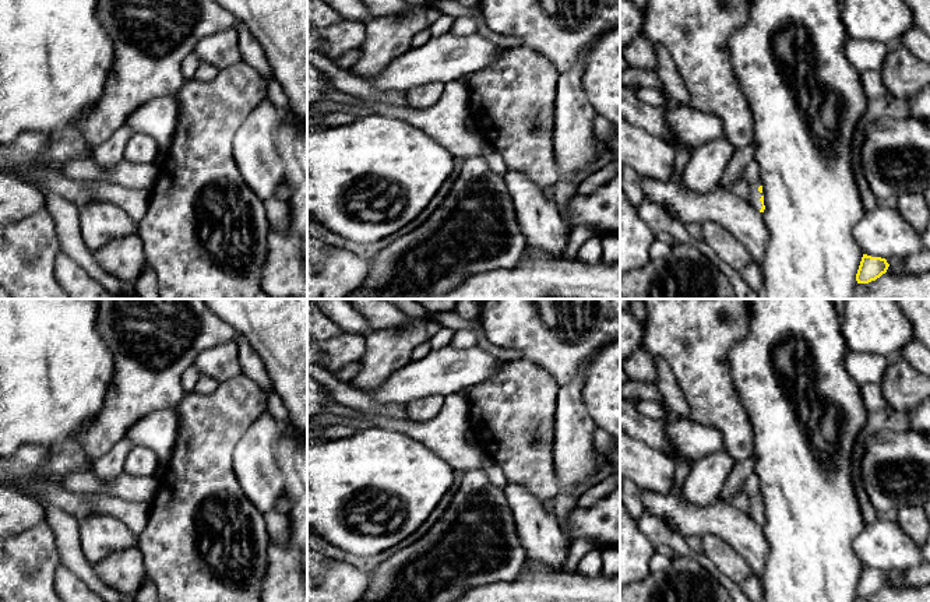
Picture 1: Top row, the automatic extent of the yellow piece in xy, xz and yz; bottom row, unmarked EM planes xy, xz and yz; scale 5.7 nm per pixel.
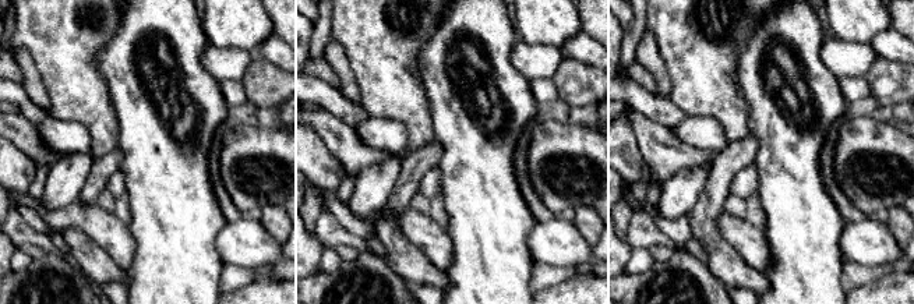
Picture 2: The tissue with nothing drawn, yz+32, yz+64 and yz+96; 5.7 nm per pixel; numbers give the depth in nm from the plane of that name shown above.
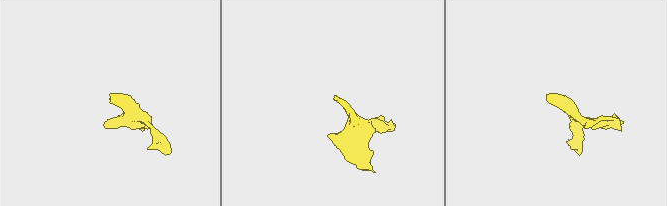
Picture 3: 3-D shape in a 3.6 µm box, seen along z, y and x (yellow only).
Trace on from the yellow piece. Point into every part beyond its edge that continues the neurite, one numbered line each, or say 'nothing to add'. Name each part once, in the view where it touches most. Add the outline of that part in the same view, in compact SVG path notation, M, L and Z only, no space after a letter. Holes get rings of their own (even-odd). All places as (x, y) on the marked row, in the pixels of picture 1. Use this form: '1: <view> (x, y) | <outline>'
1: yz (750, 173) | M754 159L746 165L741 177L750 186L748 201L750 201L751 207L754 207L757 211L760 211L762 207L762 204L760 201L762 193L758 191L758 187L762 186L762 183L761 183L761 177L760 177L760 172L758 172L758 163Z

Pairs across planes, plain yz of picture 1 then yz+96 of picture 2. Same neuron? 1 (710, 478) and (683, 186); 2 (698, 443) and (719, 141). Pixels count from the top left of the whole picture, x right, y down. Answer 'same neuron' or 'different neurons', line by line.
1: same neuron
2: same neuron

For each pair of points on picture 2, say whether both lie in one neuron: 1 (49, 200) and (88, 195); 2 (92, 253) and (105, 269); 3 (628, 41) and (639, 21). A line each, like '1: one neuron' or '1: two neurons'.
1: two neurons
2: one neuron
3: one neuron

